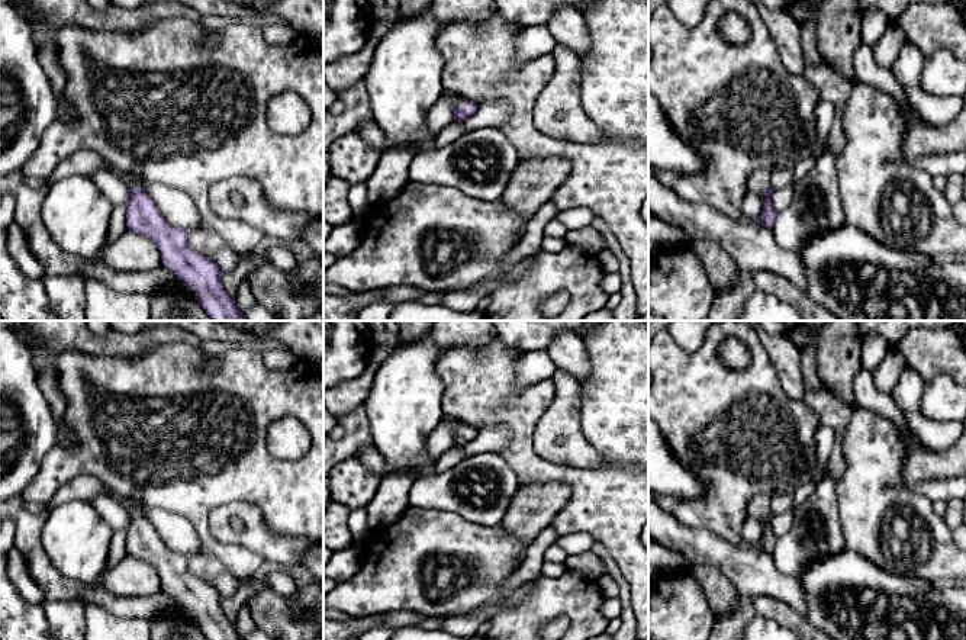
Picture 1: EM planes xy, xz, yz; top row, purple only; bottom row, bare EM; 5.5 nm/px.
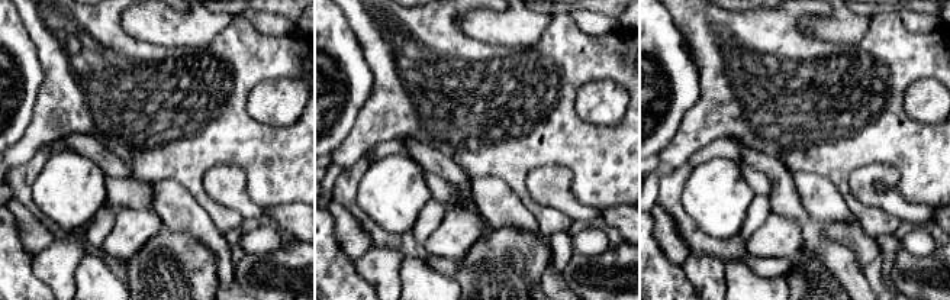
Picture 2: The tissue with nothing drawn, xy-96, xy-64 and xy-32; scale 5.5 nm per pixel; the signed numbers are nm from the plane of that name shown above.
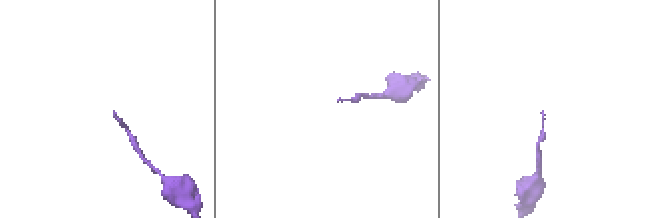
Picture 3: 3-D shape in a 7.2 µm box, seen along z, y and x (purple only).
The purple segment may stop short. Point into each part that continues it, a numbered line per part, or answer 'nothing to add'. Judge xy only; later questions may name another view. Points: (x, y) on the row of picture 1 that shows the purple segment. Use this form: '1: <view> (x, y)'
1: xy (128, 177)

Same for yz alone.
1: yz (759, 180)

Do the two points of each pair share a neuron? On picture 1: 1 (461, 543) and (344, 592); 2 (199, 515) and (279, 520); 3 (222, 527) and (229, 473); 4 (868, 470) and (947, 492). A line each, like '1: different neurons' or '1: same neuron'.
1: same neuron
2: same neuron
3: different neurons
4: different neurons

